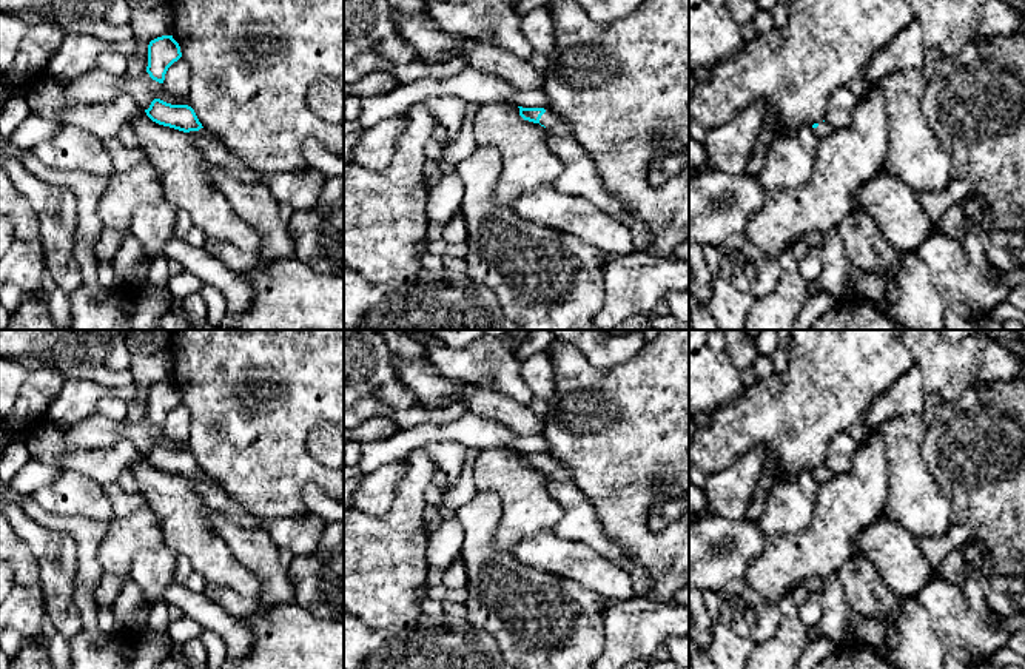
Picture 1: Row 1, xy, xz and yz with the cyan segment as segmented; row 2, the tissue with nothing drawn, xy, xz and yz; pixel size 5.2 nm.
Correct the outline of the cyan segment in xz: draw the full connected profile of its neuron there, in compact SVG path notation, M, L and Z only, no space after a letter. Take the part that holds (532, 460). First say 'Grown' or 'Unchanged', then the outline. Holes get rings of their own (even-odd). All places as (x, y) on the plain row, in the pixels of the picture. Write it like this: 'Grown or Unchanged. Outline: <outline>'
Grown. Outline: M519 453L519 461L524 466L539 469L541 472L547 473L550 478L558 481L572 481L572 472L556 459L544 453Z

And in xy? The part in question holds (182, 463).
Unchanged. Outline: M154 444L145 458L153 467L183 478L203 473L194 455L188 450L171 450L160 444Z

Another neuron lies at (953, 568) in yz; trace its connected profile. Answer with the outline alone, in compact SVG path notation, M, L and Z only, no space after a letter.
M954 550L943 558L937 572L948 581L960 584L970 566L971 563L965 558L965 555L960 550Z

